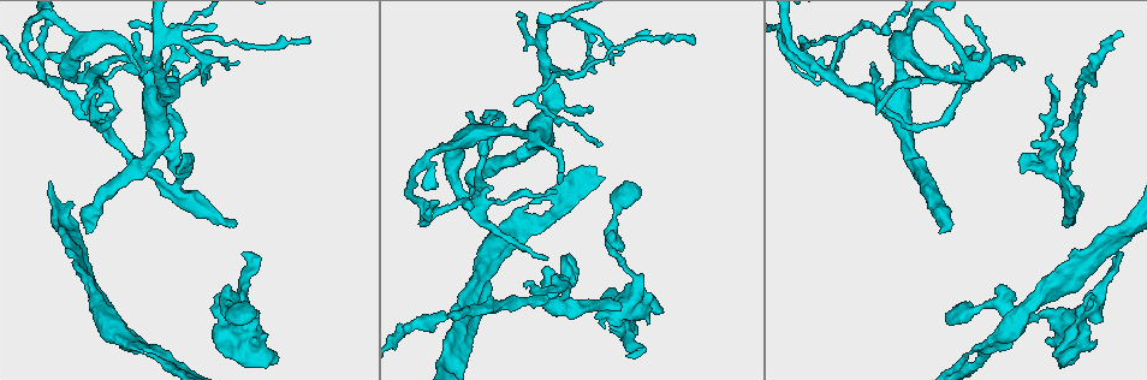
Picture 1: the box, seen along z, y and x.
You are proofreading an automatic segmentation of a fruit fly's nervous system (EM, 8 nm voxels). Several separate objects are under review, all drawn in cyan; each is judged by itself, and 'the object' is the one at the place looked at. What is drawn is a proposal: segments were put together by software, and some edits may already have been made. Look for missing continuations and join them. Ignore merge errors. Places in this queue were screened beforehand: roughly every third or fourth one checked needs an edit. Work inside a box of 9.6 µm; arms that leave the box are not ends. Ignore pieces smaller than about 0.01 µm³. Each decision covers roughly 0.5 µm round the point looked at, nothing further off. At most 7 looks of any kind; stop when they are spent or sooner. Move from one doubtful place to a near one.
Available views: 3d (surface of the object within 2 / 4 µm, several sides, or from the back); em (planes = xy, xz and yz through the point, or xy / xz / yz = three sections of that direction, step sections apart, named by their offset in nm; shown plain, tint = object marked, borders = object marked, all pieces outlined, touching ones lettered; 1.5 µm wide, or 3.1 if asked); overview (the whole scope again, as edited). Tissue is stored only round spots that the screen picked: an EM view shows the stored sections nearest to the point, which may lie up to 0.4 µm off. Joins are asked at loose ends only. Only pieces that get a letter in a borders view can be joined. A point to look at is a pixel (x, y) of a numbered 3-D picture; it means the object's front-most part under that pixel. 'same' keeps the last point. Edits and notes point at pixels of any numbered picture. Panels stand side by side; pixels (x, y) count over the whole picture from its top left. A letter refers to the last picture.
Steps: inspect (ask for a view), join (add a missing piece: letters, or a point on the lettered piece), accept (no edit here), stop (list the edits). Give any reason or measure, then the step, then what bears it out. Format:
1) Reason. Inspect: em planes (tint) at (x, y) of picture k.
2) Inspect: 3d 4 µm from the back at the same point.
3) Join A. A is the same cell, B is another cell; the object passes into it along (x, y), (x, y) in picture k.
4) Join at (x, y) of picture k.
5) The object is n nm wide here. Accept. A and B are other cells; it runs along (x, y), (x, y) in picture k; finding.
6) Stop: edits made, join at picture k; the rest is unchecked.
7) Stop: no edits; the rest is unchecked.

End of a long branch. Inspect: em planes (borders) at (939, 231) of picture 1.

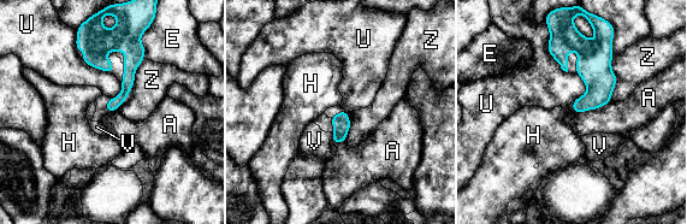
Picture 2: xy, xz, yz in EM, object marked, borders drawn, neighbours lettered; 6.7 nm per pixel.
Join V. V is the same cell, A, E, H, U and Z are other cells; it goes on there.

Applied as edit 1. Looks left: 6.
Inspect: 3d 4 µm at (644, 316) of picture 1.

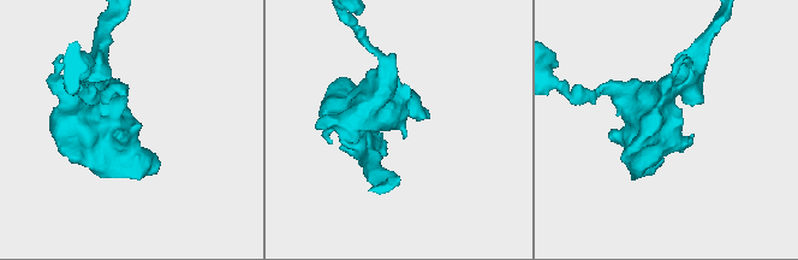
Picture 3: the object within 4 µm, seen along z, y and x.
Inspect: em xz step 8 (tint) at (400, 128) of picture 3.

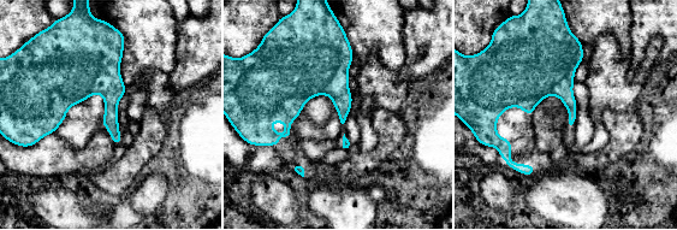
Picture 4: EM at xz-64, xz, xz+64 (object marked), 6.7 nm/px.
Cut it another way. Inspect: em xy step 8 (borders) at the same point.

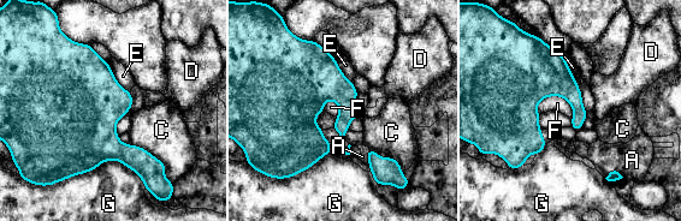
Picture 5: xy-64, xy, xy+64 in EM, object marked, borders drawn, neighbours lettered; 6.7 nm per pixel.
Join A. A is the same cell, C, D, E, F and G are other cells; the object passes into it along (614, 175), (614, 171), (632, 160) in picture 5; the neuron continues.

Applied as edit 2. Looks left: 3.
Branch stops here. Inspect: em yz step 4 (tint) at (141, 353) of picture 1.

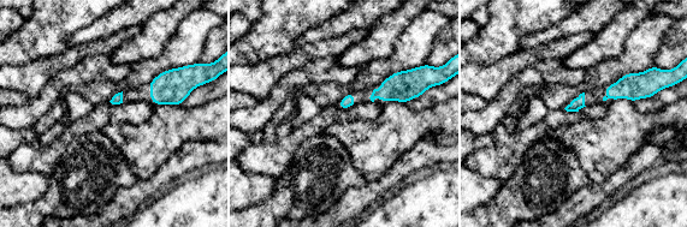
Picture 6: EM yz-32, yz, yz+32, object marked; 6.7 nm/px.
Inspect: em planes (borders) at the same point.

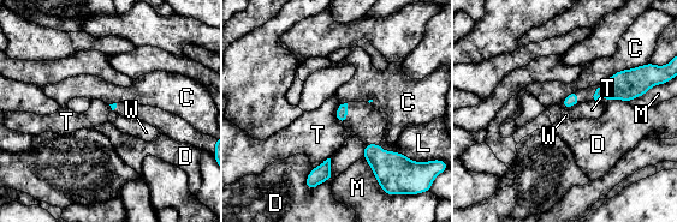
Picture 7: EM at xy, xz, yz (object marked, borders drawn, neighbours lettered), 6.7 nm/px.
Accept. C, D, L, M, T and W are other cells; a border runs along (340, 104), (336, 118), (343, 124) in picture 7; none of them fits.

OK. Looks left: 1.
Stop: edits made, join at picture 2, join at picture 5; the rest is unchecked.

